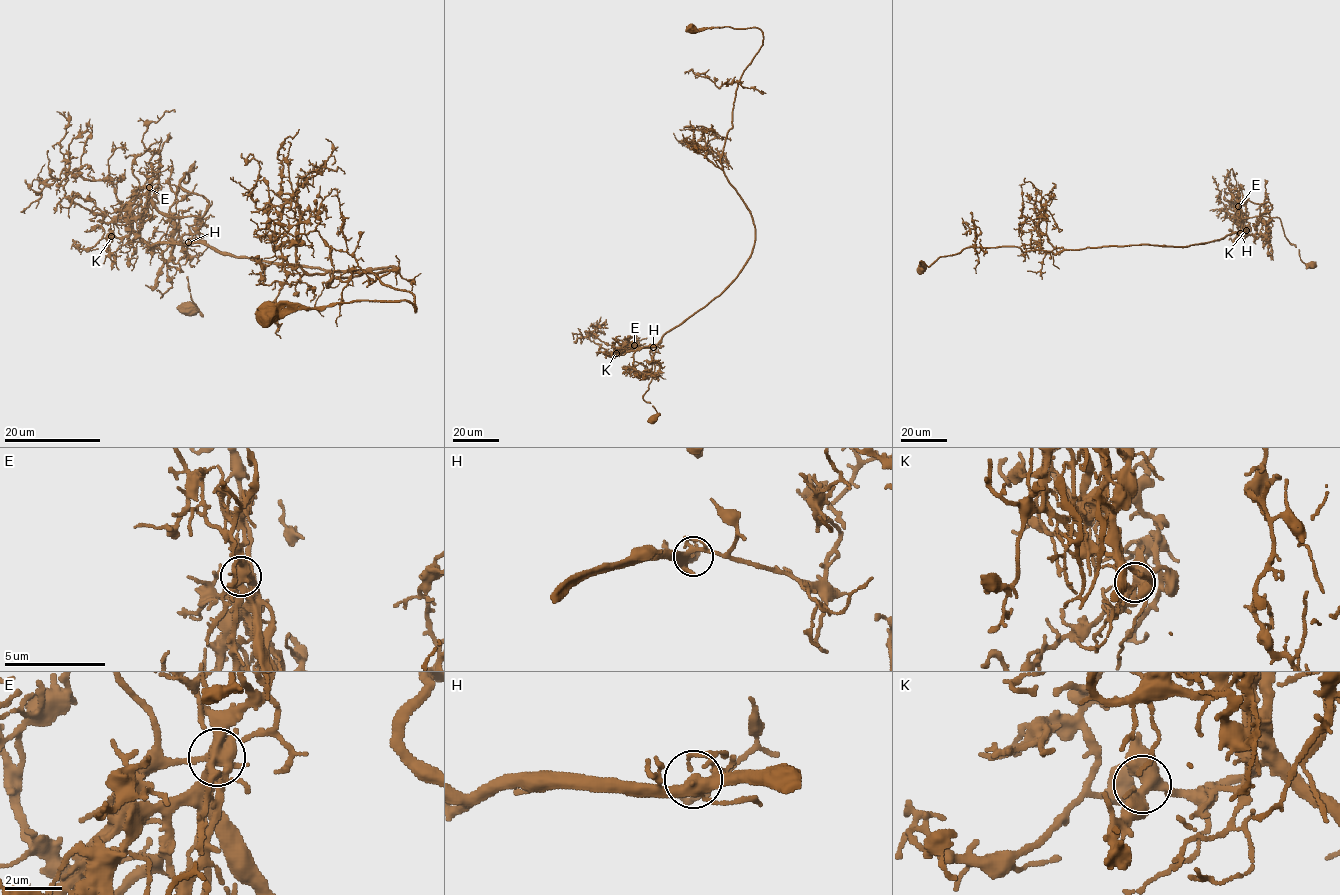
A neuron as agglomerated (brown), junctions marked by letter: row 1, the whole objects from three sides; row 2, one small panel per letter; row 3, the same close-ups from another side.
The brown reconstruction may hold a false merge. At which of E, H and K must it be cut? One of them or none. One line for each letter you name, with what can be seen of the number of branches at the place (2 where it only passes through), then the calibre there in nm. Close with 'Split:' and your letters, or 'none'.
E: branches 6; calibre 480 nm
Split: E

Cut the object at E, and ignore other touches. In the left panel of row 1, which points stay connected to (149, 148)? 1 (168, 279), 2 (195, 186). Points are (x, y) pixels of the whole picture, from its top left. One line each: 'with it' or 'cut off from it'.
1: with it
2: with it

